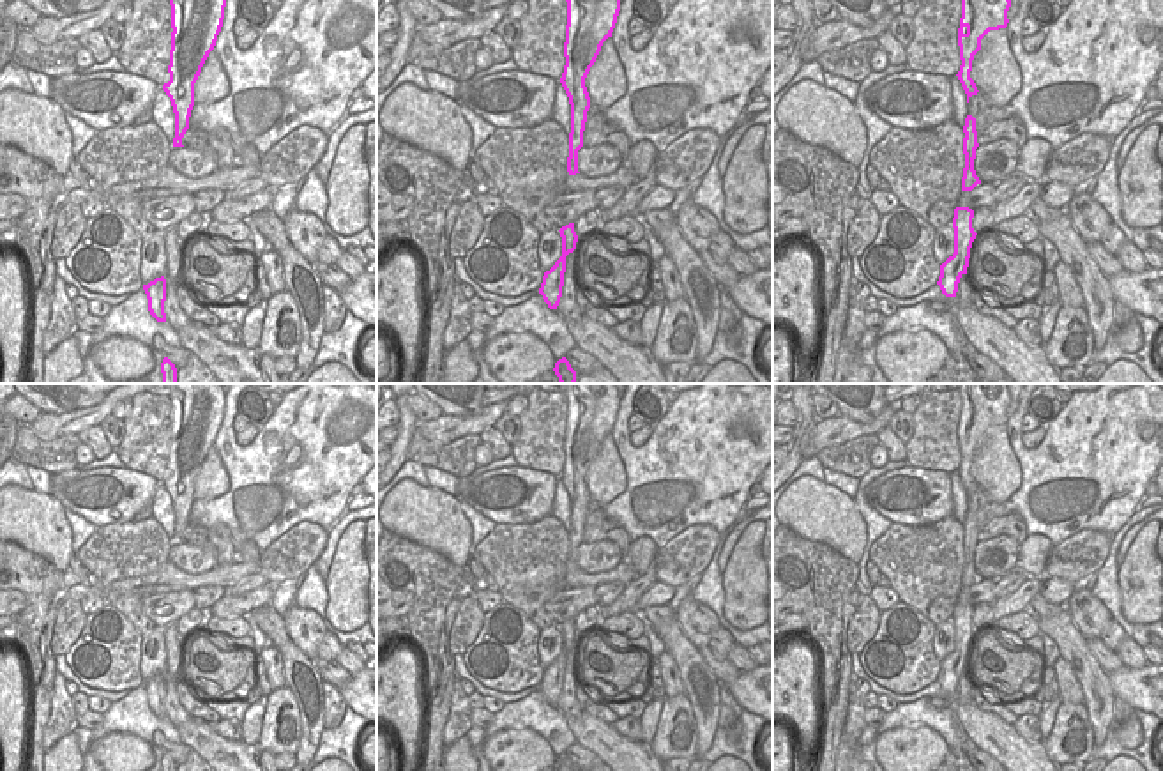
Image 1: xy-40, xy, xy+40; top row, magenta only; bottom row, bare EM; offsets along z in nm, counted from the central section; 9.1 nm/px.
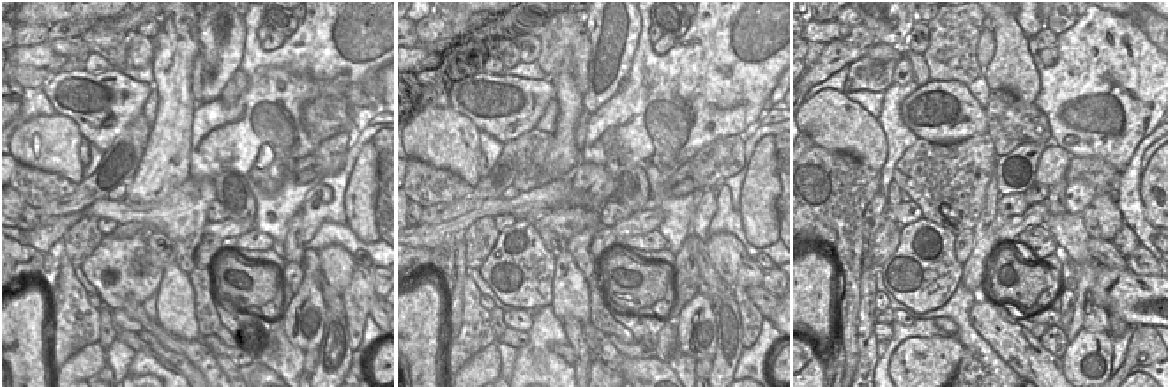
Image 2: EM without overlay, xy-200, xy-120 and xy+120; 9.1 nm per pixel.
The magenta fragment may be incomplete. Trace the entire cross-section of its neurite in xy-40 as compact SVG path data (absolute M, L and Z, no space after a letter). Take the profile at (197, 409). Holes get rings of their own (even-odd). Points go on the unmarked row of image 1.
M171 384L170 477L163 486L175 509L173 543L184 543L194 502L194 479L214 446L224 416L226 393L221 384Z

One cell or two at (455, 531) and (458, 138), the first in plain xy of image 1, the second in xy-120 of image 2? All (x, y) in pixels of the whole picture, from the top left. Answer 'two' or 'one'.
one

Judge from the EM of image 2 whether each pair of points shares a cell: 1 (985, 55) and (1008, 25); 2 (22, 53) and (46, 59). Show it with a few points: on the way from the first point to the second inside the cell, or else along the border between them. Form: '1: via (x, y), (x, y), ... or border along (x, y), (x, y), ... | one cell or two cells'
1: border along (988, 25), (993, 34), (993, 57), (985, 68) | two cells
2: via (27, 55), (41, 55) | one cell

